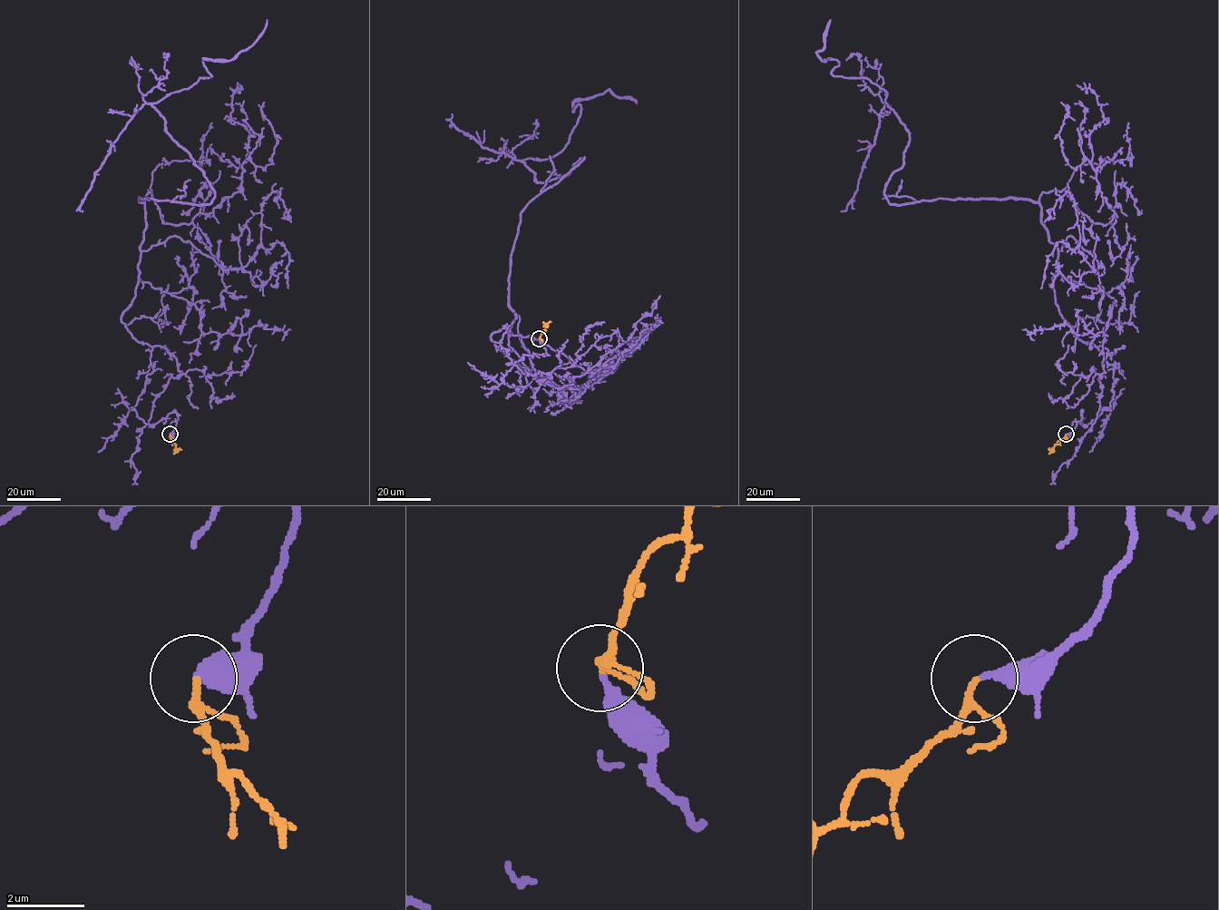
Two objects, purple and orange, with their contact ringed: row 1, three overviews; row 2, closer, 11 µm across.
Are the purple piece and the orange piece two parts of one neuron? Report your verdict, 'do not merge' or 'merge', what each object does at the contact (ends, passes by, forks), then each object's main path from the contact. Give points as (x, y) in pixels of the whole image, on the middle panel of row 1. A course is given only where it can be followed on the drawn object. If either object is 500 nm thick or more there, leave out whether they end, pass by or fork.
merge; purple ends; orange passes by; course purple (539, 338), (502, 382), (521, 212), (584, 158), (521, 161), (575, 102), (637, 103); course orange (539, 338), (545, 326), (551, 321)

